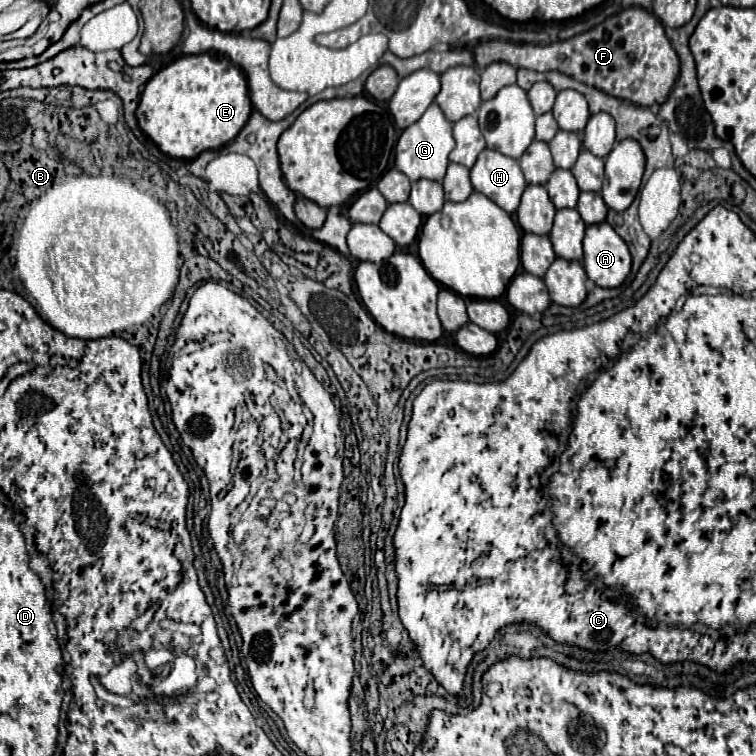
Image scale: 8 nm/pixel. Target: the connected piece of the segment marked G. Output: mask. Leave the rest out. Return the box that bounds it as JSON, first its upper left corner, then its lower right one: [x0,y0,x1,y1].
[395,103,455,181]

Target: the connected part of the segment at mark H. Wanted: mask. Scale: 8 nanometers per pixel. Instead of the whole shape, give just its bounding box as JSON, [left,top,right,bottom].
[471,149,527,213]

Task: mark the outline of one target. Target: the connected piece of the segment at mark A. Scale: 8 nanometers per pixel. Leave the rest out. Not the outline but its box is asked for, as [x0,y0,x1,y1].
[583,221,631,287]

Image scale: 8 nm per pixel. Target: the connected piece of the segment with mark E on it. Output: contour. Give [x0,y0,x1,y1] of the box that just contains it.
[137,53,251,159]

